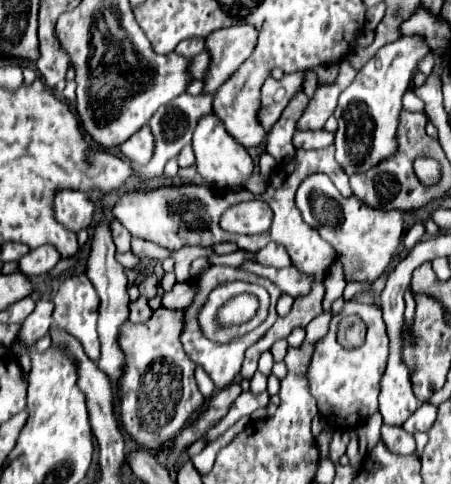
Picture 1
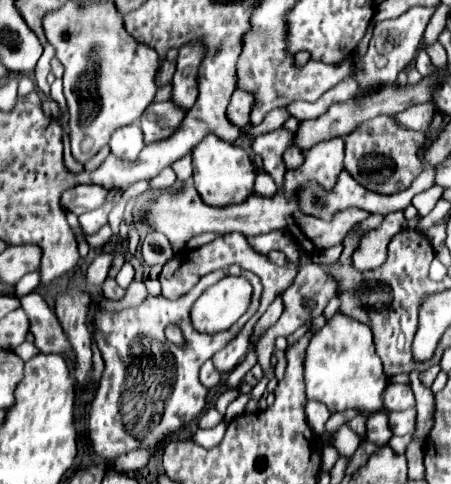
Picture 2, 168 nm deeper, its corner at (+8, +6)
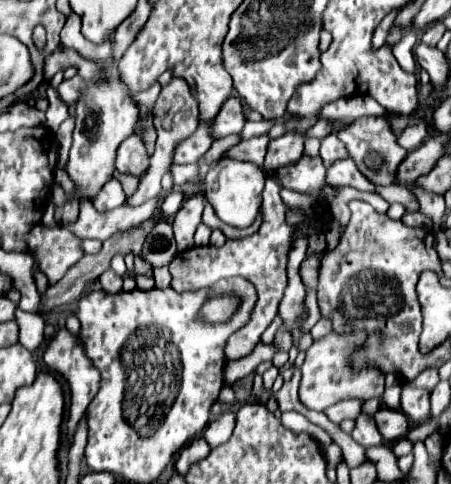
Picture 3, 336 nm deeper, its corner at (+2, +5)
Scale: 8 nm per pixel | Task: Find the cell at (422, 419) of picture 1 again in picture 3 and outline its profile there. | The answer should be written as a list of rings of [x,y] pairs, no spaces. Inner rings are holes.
[[[380,407],[372,415],[380,435],[384,441],[396,441],[408,431],[408,417],[400,409],[390,409],[390,407]]]

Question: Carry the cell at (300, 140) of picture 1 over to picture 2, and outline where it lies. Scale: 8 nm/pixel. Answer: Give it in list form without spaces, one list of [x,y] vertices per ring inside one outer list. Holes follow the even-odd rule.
[[[278,128],[278,130],[272,130],[268,134],[262,134],[258,136],[254,142],[252,142],[252,148],[256,154],[262,156],[264,160],[264,170],[274,178],[276,186],[282,184],[284,180],[284,172],[286,172],[286,166],[282,162],[282,154],[288,146],[292,146],[294,142],[294,134],[288,130],[288,128]]]

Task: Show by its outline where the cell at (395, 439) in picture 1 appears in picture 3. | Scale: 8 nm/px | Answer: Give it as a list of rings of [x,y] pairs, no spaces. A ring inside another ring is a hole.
[[[364,413],[356,417],[356,425],[354,425],[354,431],[352,431],[352,439],[356,443],[360,443],[362,447],[382,445],[382,437],[380,437],[374,421],[370,421],[370,417],[364,415]]]

